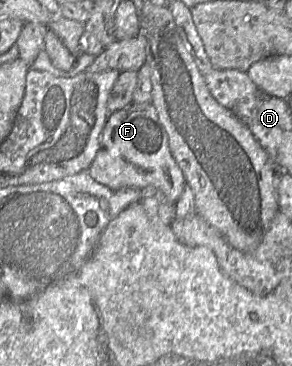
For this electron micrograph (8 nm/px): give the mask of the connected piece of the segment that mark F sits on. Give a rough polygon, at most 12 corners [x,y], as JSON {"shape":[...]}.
{"shape":[[151,102],[107,117],[87,171],[112,190],[186,186]]}

